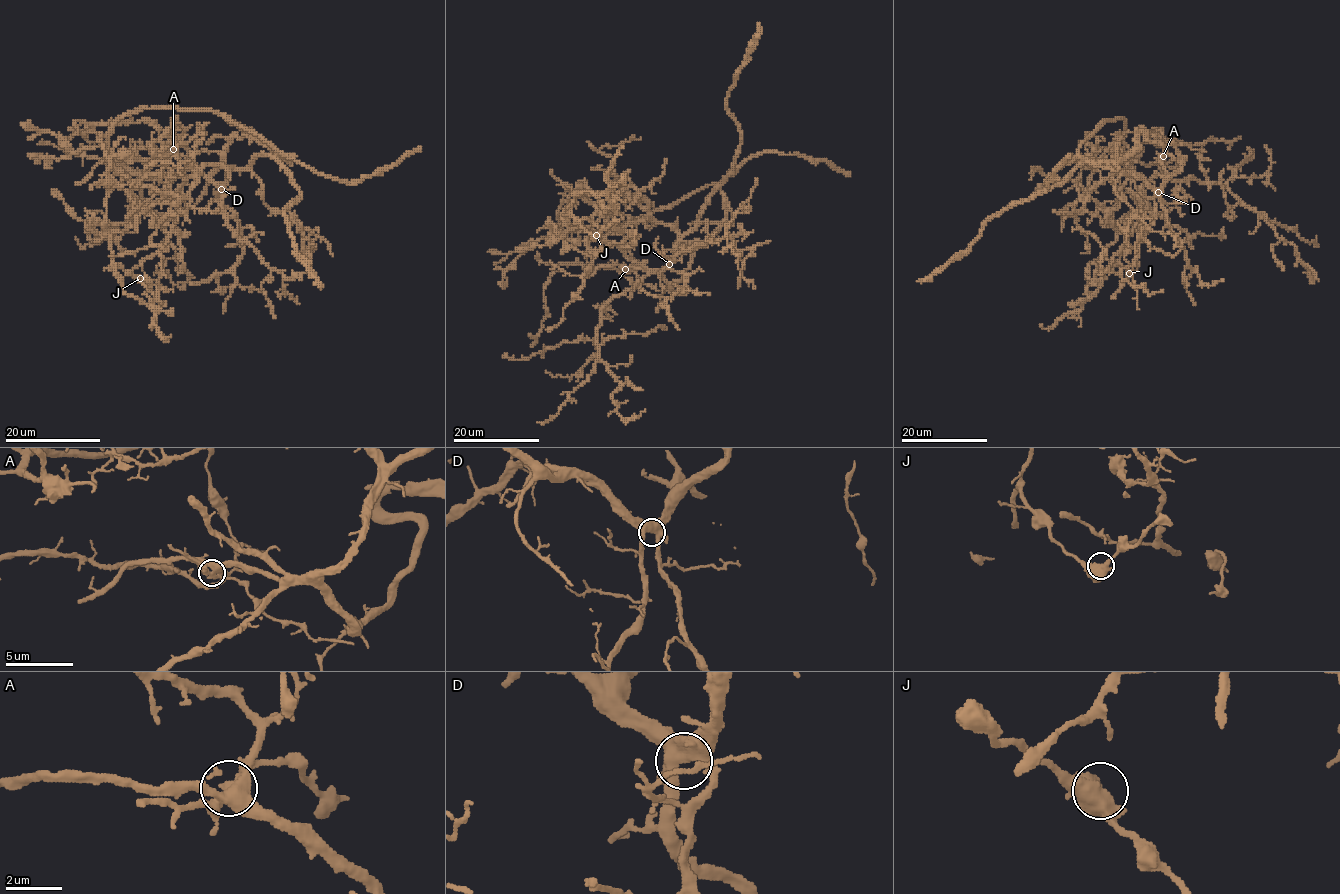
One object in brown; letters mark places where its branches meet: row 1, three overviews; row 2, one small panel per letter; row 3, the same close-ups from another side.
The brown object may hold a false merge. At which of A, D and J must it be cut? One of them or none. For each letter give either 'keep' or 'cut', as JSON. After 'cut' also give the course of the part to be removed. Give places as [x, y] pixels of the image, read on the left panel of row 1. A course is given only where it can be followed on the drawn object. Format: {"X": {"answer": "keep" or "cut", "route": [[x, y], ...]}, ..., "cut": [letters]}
{"A": {"answer": "cut", "route": [[172, 149], [182, 145], [190, 151], [218, 151], [222, 154]]}, "D": {"answer": "keep"}, "J": {"answer": "keep"}, "cut": ["A"]}

